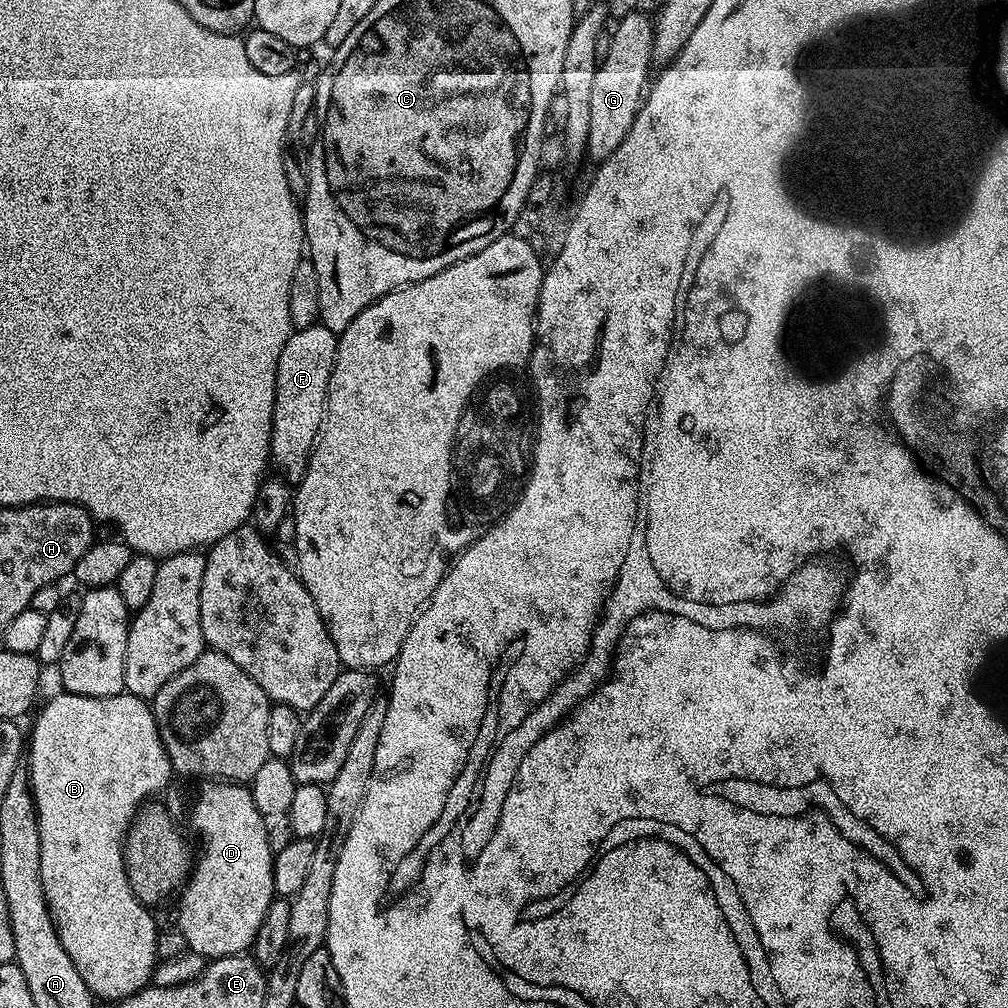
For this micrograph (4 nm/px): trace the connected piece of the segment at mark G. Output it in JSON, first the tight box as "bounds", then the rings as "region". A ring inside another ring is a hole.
{"bounds":[587,10,654,162],"region":[[[637,10],[619,17],[611,29],[612,41],[607,41],[600,65],[594,74],[590,101],[590,134],[588,135],[587,159],[603,162],[622,146],[622,138],[630,134],[630,126],[640,113],[641,103],[650,84],[648,67],[653,67],[652,43],[654,20],[644,10]]]}

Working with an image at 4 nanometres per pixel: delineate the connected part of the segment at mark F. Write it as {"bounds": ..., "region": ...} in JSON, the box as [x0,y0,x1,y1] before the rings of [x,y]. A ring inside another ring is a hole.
{"bounds":[270,322,337,482],"region":[[[319,322],[308,328],[297,328],[286,342],[282,358],[278,358],[270,460],[292,482],[299,482],[304,476],[312,447],[320,435],[324,410],[328,407],[328,383],[334,370],[337,339],[337,333]]]}

